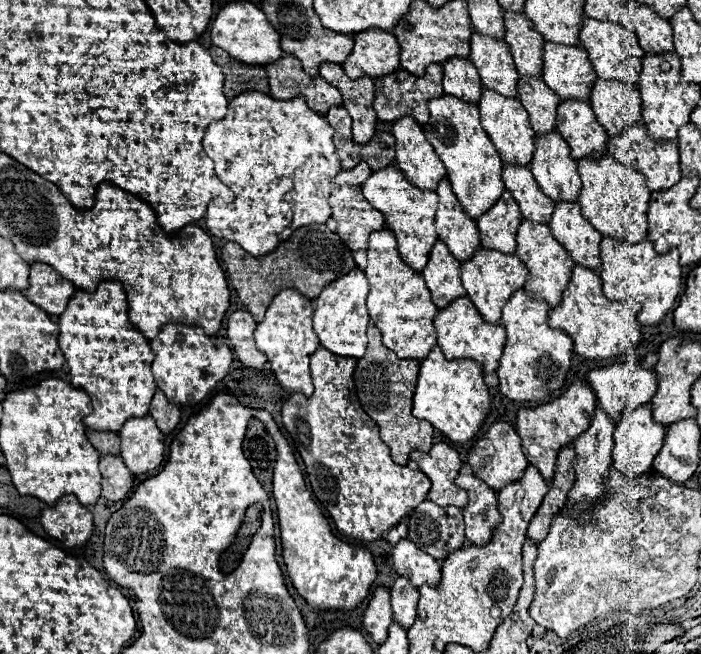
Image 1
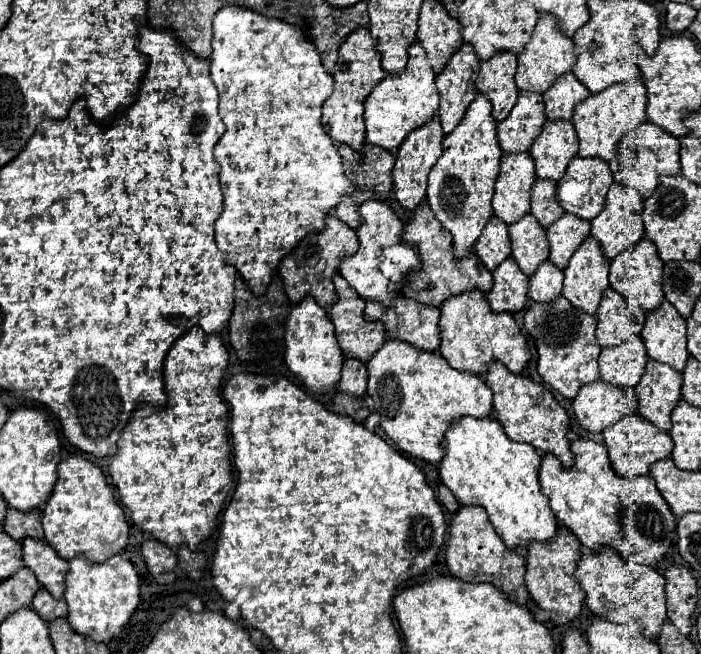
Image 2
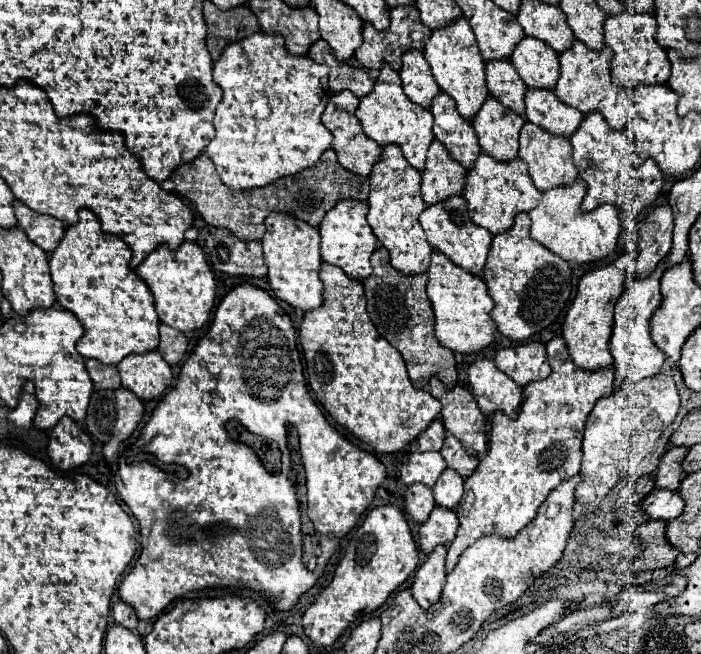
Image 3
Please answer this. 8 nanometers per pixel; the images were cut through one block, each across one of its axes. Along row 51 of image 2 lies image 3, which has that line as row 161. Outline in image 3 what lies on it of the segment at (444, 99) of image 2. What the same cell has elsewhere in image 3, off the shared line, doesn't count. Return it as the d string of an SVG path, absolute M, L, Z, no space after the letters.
M438 92L432 98L430 110L434 114L434 136L446 146L454 160L464 168L470 168L480 154L472 122L458 114L456 102L444 92Z

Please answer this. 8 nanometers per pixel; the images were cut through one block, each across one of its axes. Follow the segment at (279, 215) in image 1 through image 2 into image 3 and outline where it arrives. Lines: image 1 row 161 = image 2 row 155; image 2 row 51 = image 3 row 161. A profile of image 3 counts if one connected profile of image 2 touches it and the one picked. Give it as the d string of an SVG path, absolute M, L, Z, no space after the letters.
M256 32L240 42L230 44L228 48L224 48L224 52L220 54L220 58L214 62L214 82L224 90L222 102L216 108L216 116L214 116L214 126L216 126L216 138L206 146L206 154L212 158L212 162L216 164L216 172L222 178L224 184L228 184L232 190L250 190L250 188L260 188L266 186L282 176L290 176L294 172L300 172L302 168L310 168L318 162L318 156L322 156L322 152L326 152L326 148L332 146L332 132L320 122L320 114L322 108L326 108L328 104L328 66L326 64L318 64L308 56L294 56L290 52L286 52L284 48L284 38L278 34L264 34L264 32Z

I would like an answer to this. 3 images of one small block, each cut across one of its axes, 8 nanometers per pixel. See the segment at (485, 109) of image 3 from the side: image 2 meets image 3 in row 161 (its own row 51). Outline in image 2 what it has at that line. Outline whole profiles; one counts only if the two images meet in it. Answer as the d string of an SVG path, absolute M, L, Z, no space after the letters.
M502 50L490 60L480 62L480 72L476 78L476 90L484 92L492 102L492 114L500 122L504 120L518 98L518 86L514 82L516 74L516 54Z

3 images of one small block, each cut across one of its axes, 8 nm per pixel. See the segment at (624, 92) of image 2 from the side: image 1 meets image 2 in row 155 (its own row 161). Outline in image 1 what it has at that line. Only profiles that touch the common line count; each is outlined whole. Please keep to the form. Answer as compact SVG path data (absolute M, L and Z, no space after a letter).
M602 154L600 158L582 158L578 160L578 168L582 176L578 204L582 206L582 214L594 224L594 228L604 236L612 236L622 242L646 240L646 212L652 194L646 186L646 176L618 164L618 160L608 154Z

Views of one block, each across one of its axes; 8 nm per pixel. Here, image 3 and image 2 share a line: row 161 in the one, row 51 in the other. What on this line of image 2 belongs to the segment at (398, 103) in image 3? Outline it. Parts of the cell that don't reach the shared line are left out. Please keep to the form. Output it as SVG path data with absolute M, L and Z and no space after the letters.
M414 42L408 48L408 64L402 74L388 74L380 84L376 84L370 96L364 100L364 120L366 120L366 140L382 146L386 150L396 150L410 130L422 126L438 110L438 92L436 92L436 74L430 68L424 48L420 42Z

